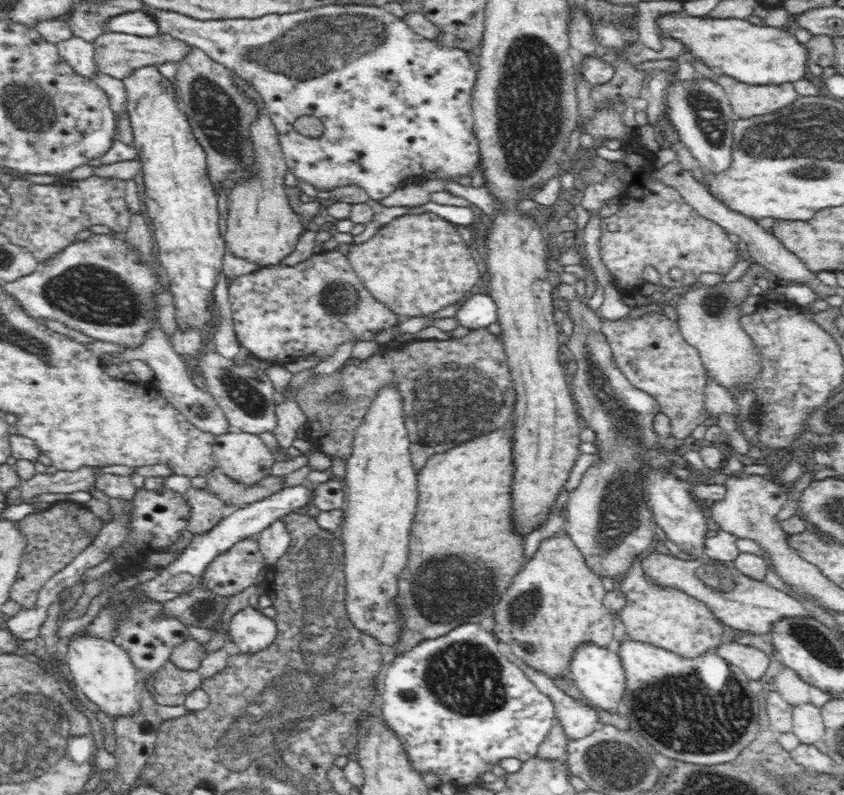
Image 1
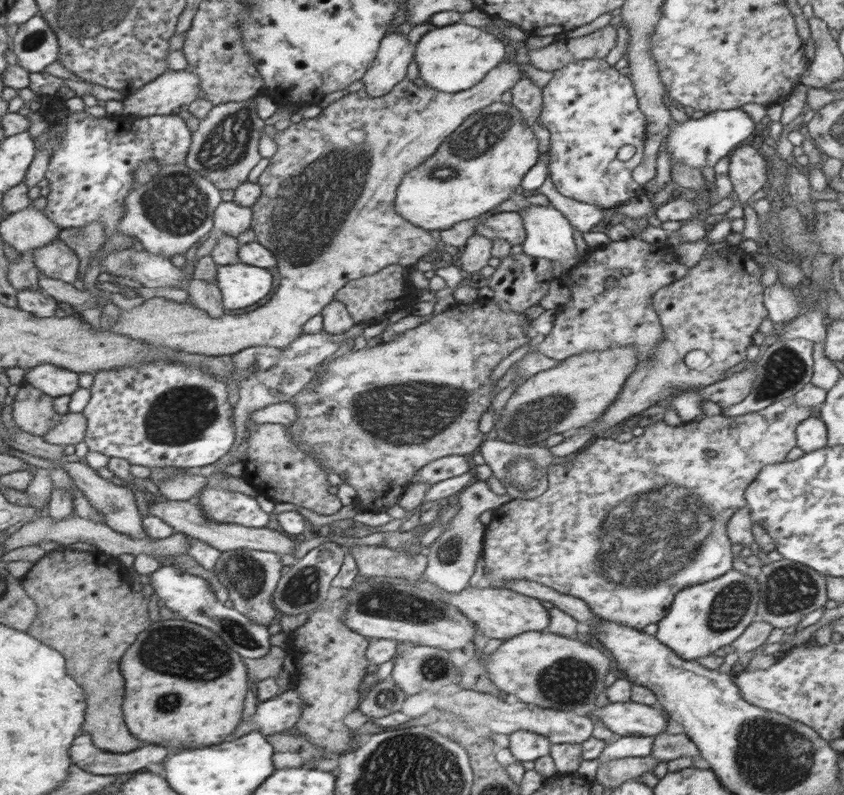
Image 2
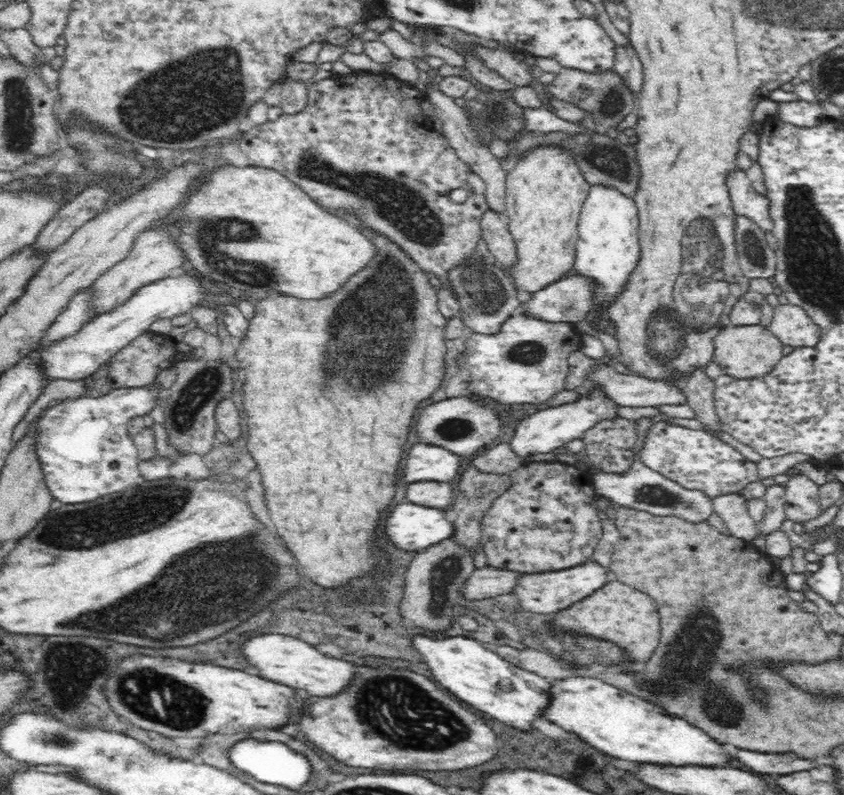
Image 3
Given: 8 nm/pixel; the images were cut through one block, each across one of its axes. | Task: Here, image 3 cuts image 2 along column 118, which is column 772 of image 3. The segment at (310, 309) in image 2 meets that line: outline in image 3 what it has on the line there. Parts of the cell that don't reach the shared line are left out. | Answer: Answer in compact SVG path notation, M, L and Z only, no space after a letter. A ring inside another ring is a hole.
M792 303L774 308L773 321L767 328L786 346L814 348L822 338L822 329L806 312L805 307Z

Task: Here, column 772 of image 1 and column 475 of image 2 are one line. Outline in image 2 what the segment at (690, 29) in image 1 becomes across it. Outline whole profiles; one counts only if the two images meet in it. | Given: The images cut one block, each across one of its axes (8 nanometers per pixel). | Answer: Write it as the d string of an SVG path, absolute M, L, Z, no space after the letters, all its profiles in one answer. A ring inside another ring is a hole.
M465 22L429 30L415 45L418 47L415 58L420 78L428 87L444 93L458 93L479 85L506 56L506 46L484 32L484 28L474 28Z

